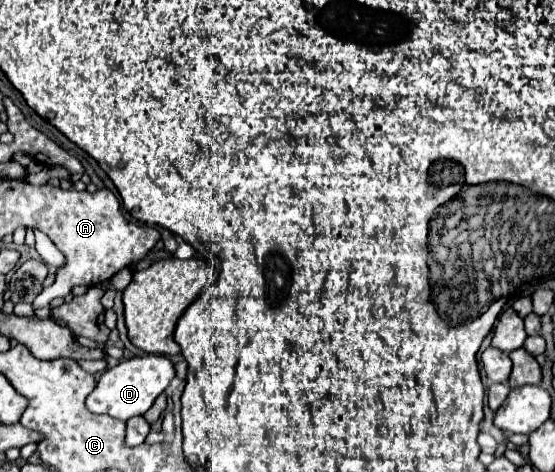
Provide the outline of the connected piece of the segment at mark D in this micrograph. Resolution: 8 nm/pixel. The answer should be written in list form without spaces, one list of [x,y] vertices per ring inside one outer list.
[[[144,355],[144,357],[132,357],[126,361],[120,361],[116,367],[106,369],[96,385],[96,389],[88,395],[86,407],[92,413],[106,413],[110,417],[128,421],[130,417],[144,415],[158,395],[162,395],[170,381],[176,377],[174,363],[166,355]]]

